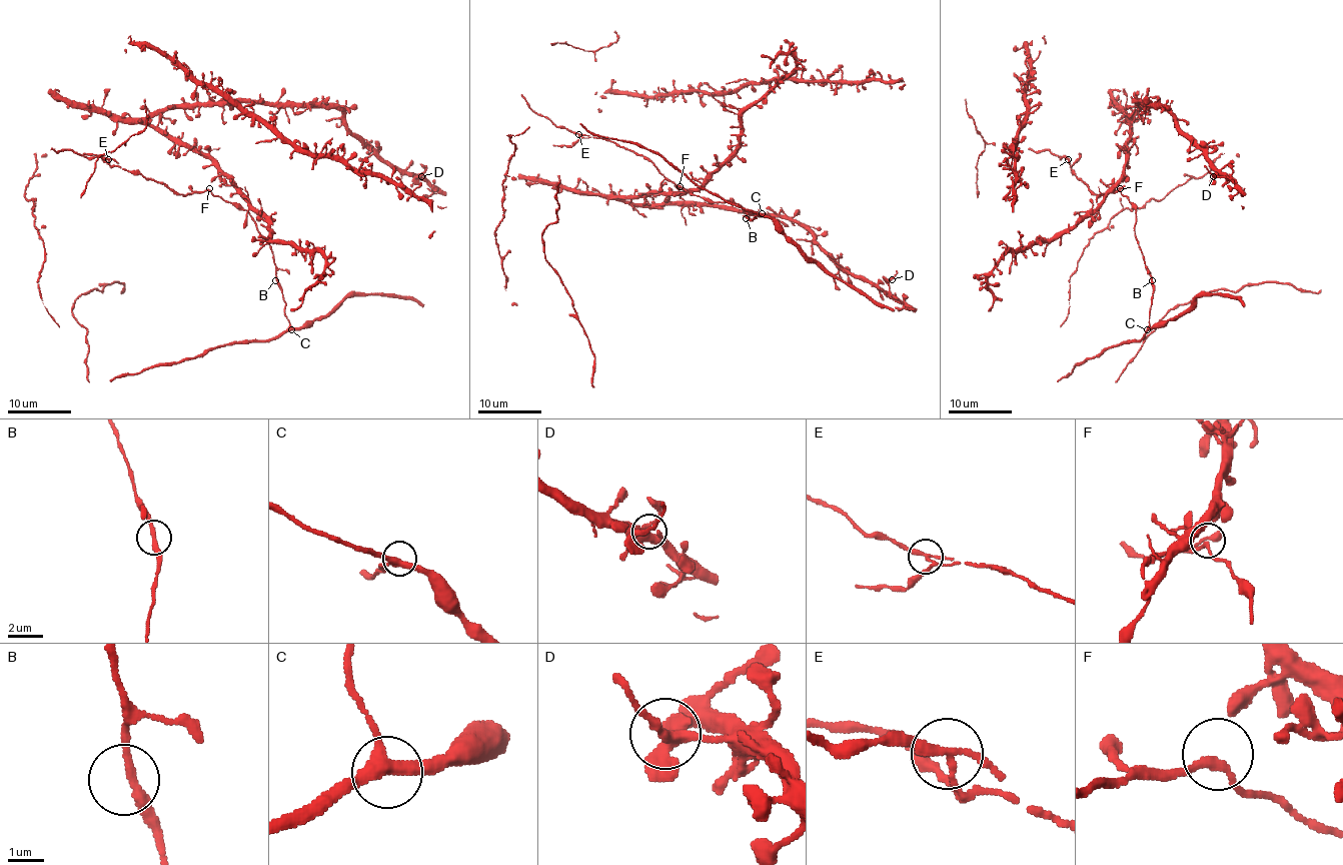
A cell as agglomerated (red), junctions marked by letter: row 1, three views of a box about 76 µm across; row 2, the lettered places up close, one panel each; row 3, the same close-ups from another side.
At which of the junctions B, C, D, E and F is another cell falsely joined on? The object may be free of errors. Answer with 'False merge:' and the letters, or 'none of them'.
False merge: E

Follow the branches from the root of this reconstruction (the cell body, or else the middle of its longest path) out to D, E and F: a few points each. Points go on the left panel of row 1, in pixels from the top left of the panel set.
D: (277, 278), (255, 220), (212, 193), (217, 166), (158, 127), (165, 111), (332, 103), (372, 150), (421, 176)
E: (277, 278), (269, 242), (245, 210), (206, 190), (177, 193), (139, 173), (122, 169), (108, 158)
F: (277, 278), (269, 242), (259, 233), (255, 220), (245, 210), (215, 196), (209, 188)

